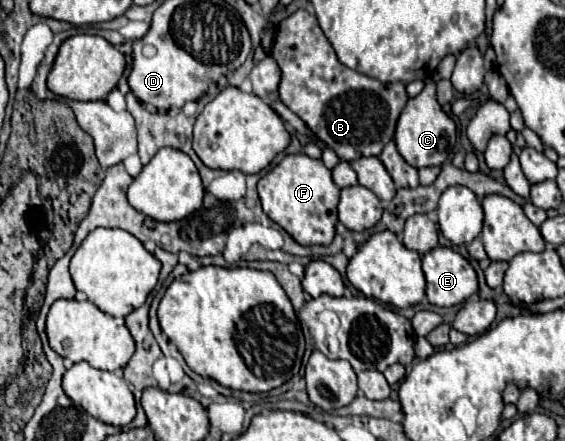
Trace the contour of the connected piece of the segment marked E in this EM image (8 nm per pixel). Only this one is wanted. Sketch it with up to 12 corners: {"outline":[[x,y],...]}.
{"outline":[[451,248],[423,256],[431,304],[479,292],[473,266]]}

